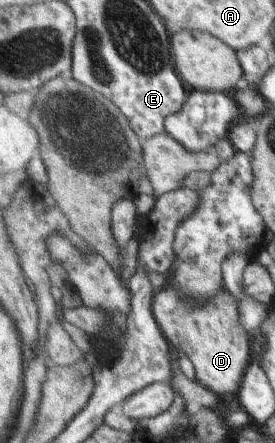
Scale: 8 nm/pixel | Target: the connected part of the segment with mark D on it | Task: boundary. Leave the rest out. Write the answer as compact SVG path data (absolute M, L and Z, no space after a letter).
M224 285L217 297L204 301L204 307L192 307L178 289L168 287L157 292L153 312L172 347L180 349L192 361L199 384L218 395L230 395L241 388L252 363L252 339L242 325L240 299Z

